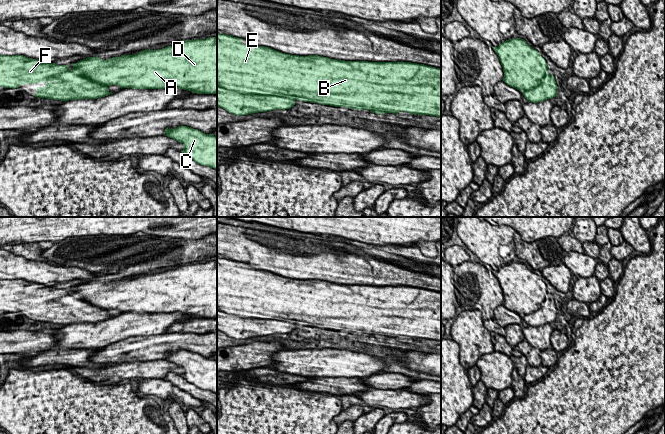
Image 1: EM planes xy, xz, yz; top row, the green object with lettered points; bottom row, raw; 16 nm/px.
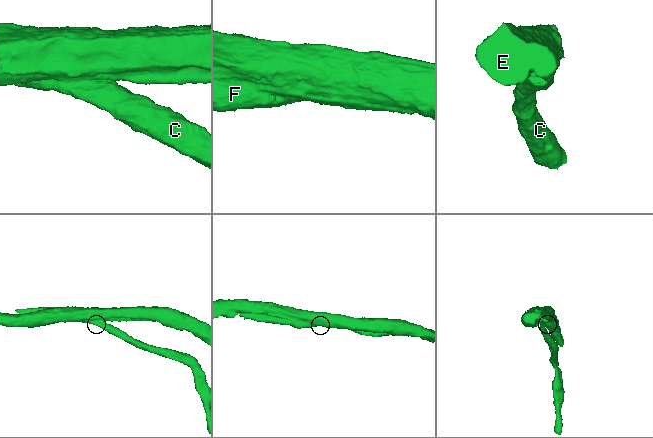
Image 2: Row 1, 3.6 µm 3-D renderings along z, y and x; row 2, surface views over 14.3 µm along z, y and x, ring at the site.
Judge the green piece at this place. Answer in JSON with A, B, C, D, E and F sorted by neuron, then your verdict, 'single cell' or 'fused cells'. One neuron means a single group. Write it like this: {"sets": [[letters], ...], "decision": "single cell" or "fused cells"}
{"sets": [["A", "B", "D", "E"], ["C", "F"]], "decision": "fused cells"}

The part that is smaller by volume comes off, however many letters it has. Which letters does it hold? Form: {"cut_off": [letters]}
{"cut_off": ["C", "F"]}

